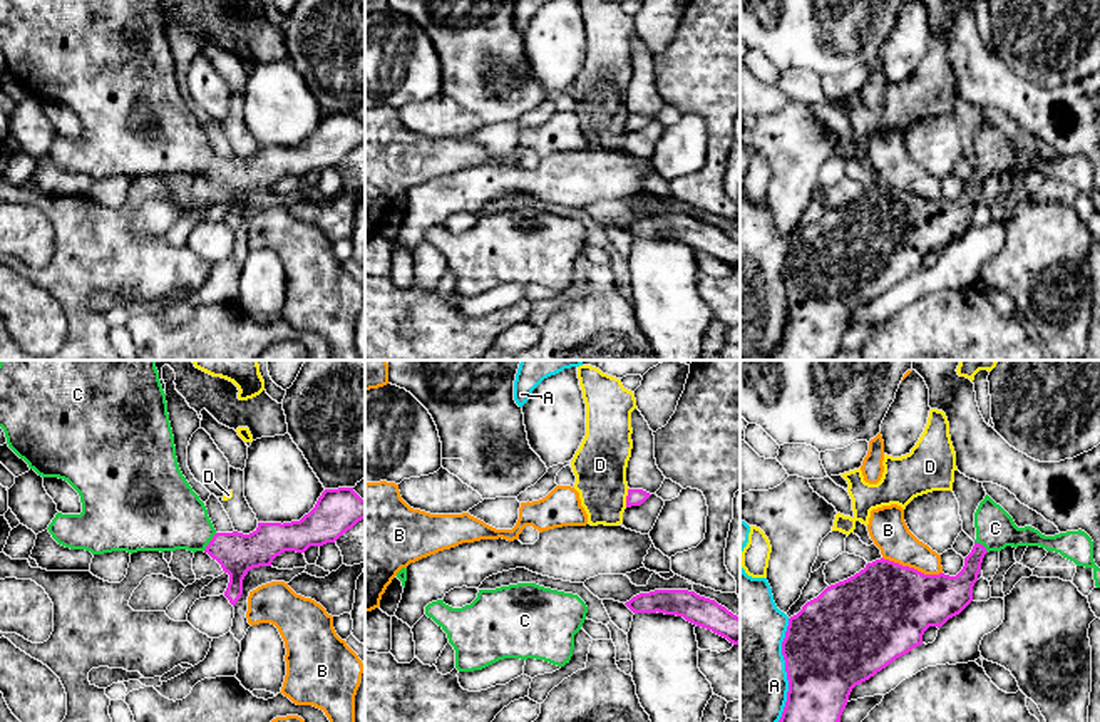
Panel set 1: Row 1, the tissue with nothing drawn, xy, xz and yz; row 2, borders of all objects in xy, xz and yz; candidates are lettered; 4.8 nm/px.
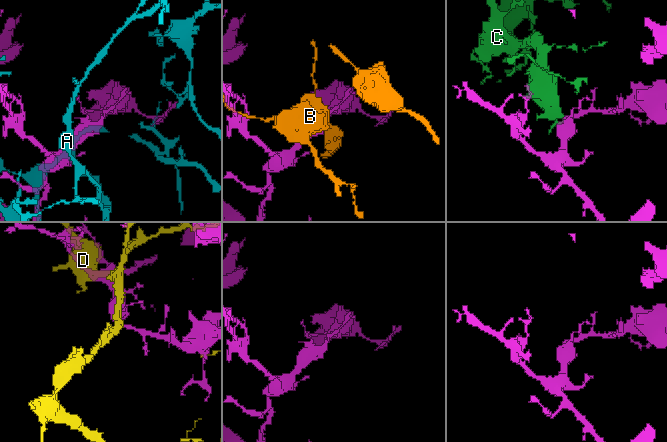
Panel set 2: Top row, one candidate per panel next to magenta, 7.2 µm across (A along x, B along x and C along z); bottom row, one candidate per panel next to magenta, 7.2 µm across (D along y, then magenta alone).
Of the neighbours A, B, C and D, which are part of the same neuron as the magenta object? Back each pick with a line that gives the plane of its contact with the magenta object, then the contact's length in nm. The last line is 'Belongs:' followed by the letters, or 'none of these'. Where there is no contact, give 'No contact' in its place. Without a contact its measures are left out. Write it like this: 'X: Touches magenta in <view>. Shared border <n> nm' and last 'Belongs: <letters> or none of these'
C: Touches magenta in xy. Shared border 110 nm
Belongs: C

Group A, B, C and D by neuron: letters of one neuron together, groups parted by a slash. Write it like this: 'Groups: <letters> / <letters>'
Groups: A / B / C / D

